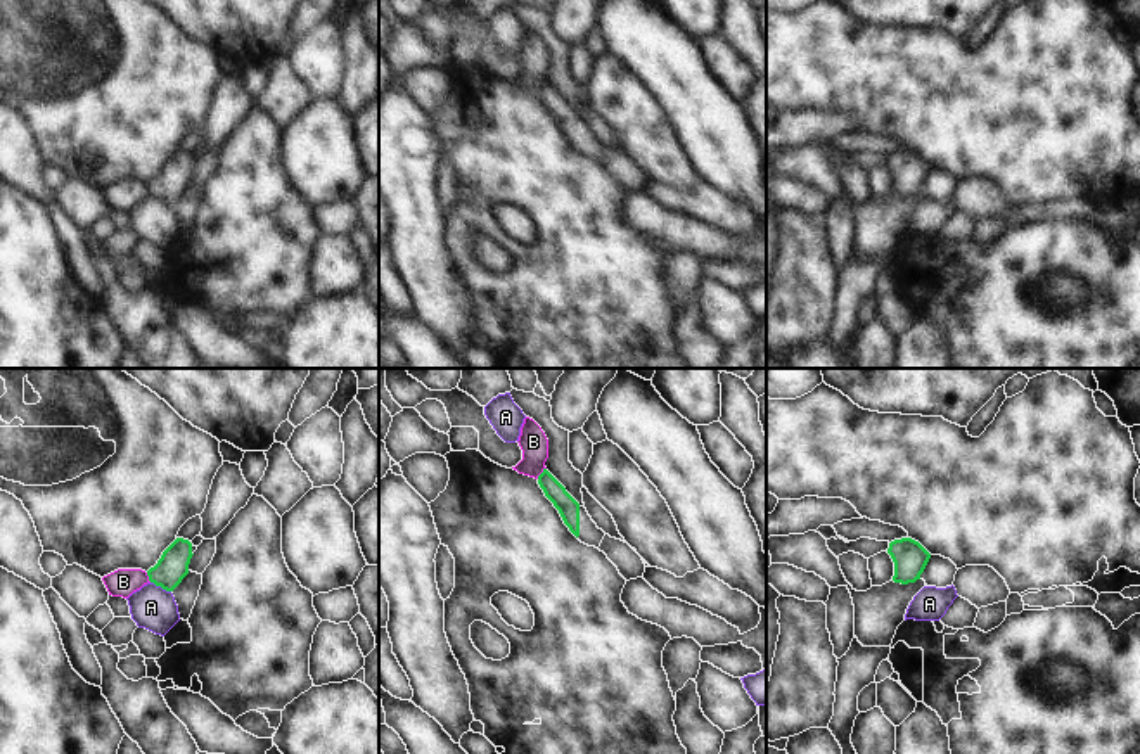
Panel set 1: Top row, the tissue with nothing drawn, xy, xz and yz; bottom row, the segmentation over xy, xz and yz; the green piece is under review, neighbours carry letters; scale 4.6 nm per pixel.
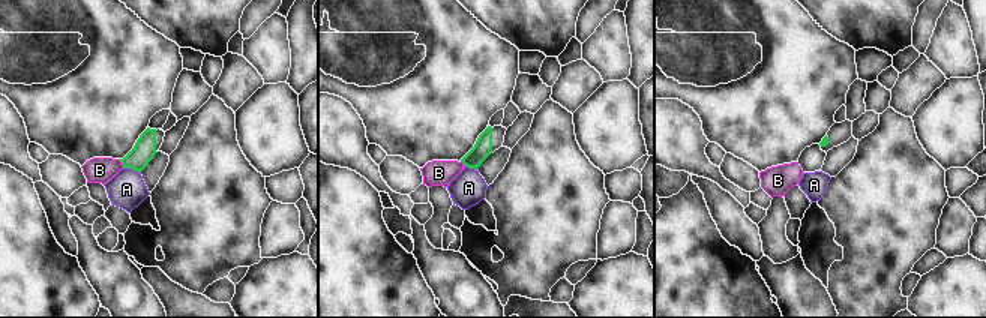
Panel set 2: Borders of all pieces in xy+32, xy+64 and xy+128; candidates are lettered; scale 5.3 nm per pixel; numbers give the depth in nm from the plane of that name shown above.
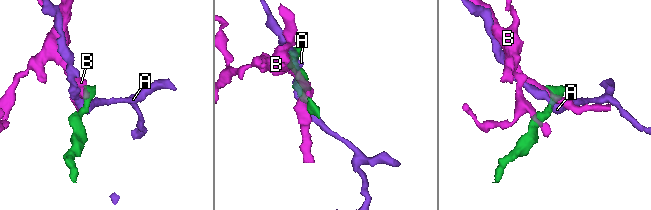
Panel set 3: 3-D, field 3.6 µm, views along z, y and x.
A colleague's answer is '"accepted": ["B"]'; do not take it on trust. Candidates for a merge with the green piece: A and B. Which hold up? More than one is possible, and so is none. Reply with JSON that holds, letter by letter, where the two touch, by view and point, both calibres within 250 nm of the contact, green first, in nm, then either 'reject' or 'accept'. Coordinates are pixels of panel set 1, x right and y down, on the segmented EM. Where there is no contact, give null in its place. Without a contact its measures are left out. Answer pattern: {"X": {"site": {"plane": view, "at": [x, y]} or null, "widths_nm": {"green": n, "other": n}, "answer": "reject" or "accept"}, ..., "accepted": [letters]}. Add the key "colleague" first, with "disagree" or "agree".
{"colleague": "disagree", "A": {"site": {"plane": "xy", "at": [161, 587]}, "widths_nm": {"green": 150, "other": 200}, "answer": "reject"}, "B": {"site": {"plane": "xz", "at": [542, 472]}, "widths_nm": {"green": 100, "other": 130}, "answer": "reject"}, "accepted": []}

